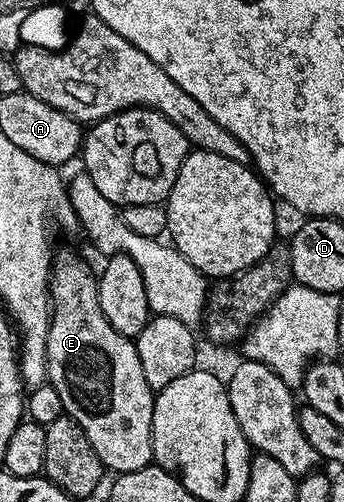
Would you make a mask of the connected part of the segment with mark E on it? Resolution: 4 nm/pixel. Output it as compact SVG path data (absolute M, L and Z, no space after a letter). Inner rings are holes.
M55 251L54 259L50 266L50 325L48 326L48 346L46 347L46 378L48 383L60 394L60 402L65 415L70 416L88 434L88 442L92 442L92 450L100 458L103 469L111 473L121 474L151 467L154 459L154 447L152 446L152 414L154 413L155 389L148 386L148 378L144 378L144 370L140 370L140 354L136 354L136 346L131 337L112 330L112 322L104 318L104 310L100 310L100 294L98 293L98 276L77 256L74 252Z

